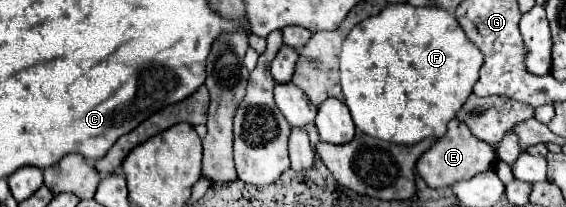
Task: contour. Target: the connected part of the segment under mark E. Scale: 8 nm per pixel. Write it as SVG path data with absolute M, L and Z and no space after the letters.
M451 120L447 134L441 140L437 140L427 152L423 152L423 156L417 160L417 172L427 182L429 188L441 188L441 186L451 186L453 182L459 180L467 180L479 172L485 172L493 168L495 162L497 154L493 146L471 136L471 130L465 124Z

